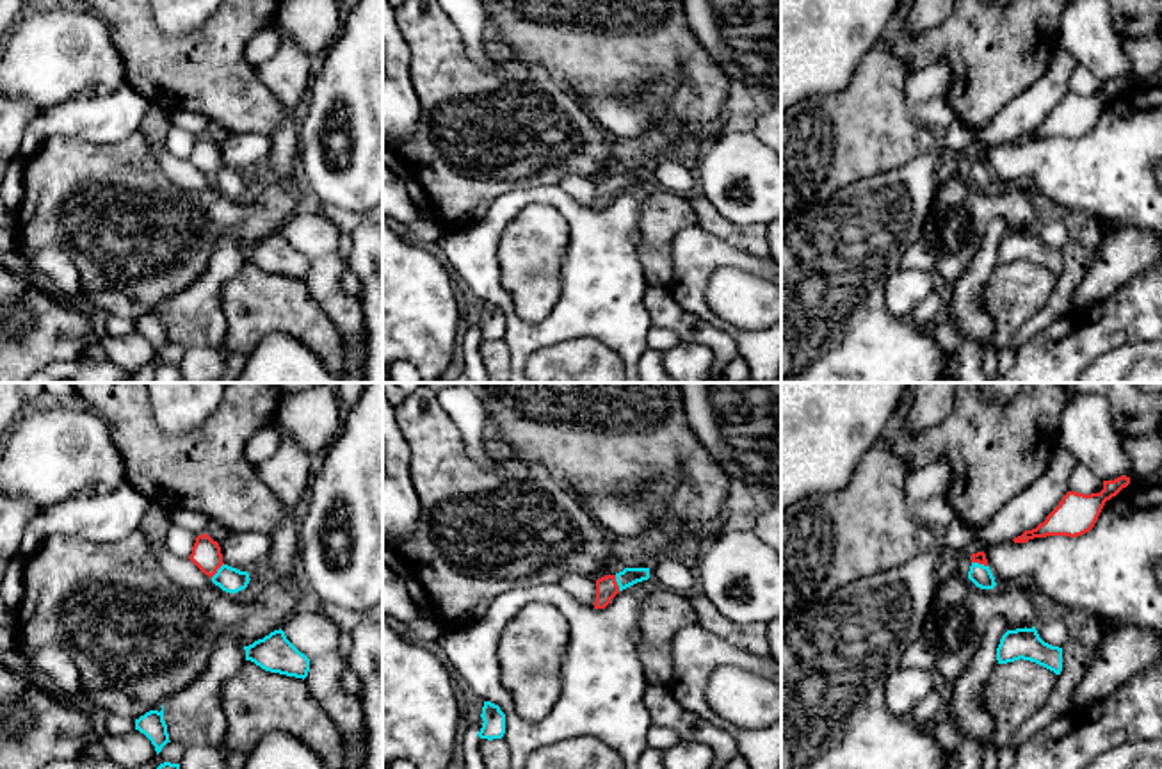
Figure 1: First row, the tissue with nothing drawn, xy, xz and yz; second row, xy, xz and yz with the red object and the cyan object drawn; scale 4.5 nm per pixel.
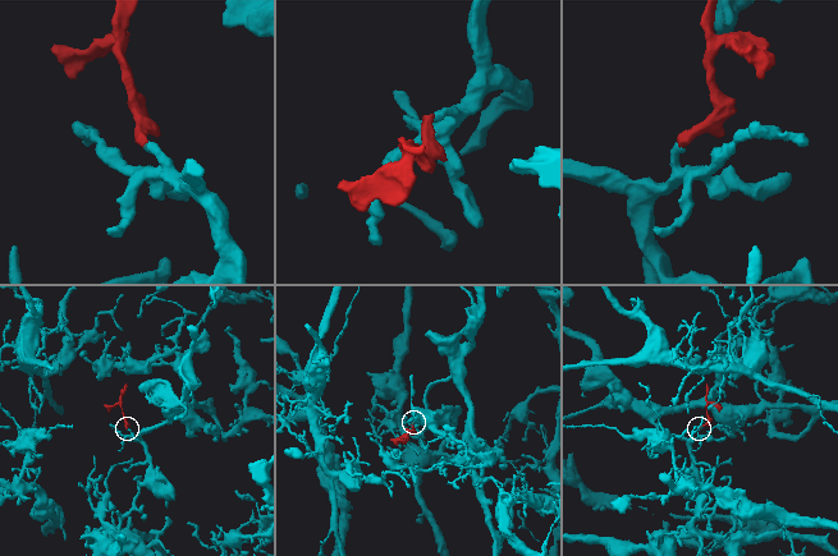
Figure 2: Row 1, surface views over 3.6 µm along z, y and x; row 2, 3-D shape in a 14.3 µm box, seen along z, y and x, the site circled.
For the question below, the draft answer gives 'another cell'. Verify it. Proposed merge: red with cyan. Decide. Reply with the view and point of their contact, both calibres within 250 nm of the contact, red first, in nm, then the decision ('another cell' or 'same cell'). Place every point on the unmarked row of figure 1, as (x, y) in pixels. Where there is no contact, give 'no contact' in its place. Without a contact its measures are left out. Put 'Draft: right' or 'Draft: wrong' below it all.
contact xz (616, 184); calibres 100 and 80 nm; same cell
Draft: wrong

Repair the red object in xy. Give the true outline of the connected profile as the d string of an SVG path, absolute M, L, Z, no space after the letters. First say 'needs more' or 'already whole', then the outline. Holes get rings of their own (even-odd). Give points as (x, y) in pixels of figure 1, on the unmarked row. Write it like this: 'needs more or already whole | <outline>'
needs more | M208 135L196 139L189 158L205 176L226 194L238 194L247 189L249 174L222 164L221 148Z

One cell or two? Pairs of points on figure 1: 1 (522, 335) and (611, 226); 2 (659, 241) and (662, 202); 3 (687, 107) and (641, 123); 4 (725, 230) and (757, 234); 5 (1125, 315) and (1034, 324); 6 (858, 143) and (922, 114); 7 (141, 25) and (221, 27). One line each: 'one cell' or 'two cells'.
1: one cell
2: one cell
3: two cells
4: one cell
5: two cells
6: two cells
7: one cell

